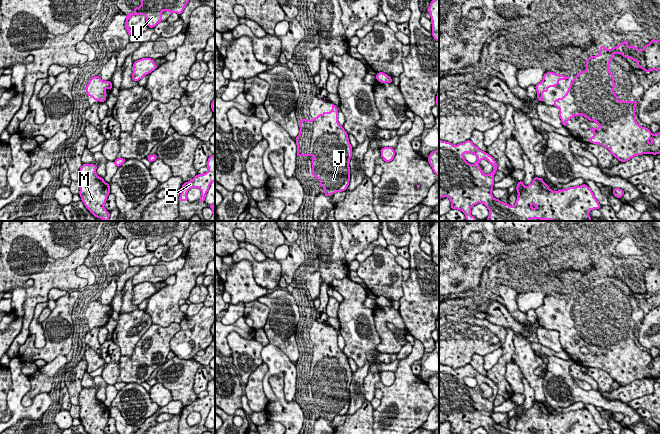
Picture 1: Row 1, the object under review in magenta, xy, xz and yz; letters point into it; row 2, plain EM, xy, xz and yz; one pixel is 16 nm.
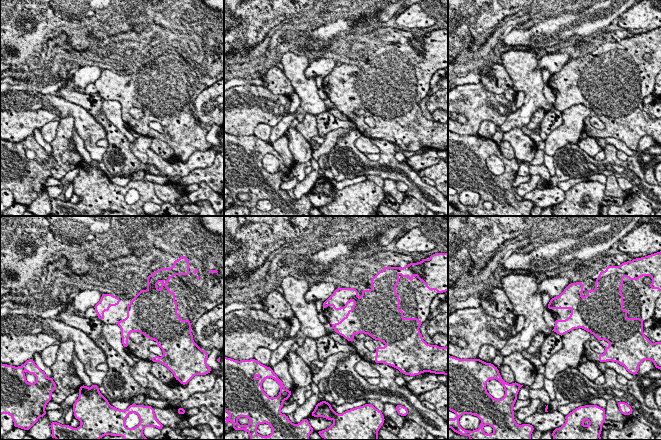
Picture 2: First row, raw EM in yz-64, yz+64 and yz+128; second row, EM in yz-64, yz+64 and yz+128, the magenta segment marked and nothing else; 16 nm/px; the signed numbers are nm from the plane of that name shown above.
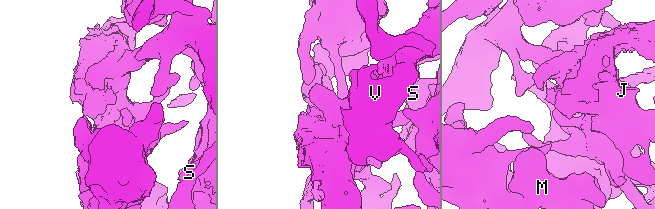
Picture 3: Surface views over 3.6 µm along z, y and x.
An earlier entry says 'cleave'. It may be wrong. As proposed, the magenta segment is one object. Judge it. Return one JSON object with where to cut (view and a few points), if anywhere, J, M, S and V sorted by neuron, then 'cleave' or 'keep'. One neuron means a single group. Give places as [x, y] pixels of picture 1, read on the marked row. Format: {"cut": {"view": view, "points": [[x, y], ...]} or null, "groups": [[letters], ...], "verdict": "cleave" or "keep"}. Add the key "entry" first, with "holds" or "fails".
{"entry": "fails", "cut": null, "groups": [["J", "M", "S", "V"]], "verdict": "keep"}

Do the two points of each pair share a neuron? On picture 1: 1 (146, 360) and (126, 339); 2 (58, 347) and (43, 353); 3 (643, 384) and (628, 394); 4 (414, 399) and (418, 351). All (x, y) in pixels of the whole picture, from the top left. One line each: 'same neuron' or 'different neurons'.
1: different neurons
2: same neuron
3: same neuron
4: same neuron

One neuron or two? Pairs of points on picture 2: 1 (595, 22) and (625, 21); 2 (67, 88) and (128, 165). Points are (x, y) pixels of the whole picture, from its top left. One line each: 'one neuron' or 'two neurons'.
1: two neurons
2: one neuron

